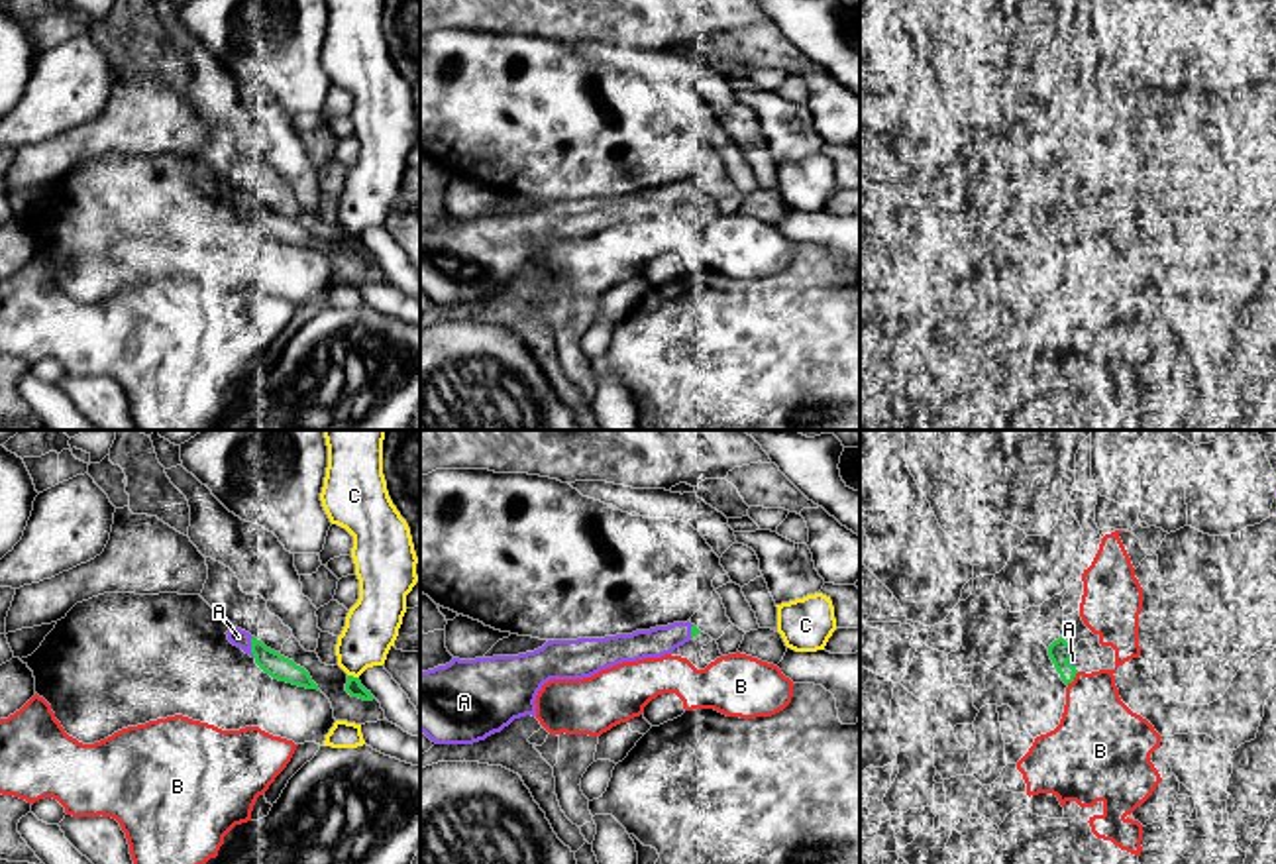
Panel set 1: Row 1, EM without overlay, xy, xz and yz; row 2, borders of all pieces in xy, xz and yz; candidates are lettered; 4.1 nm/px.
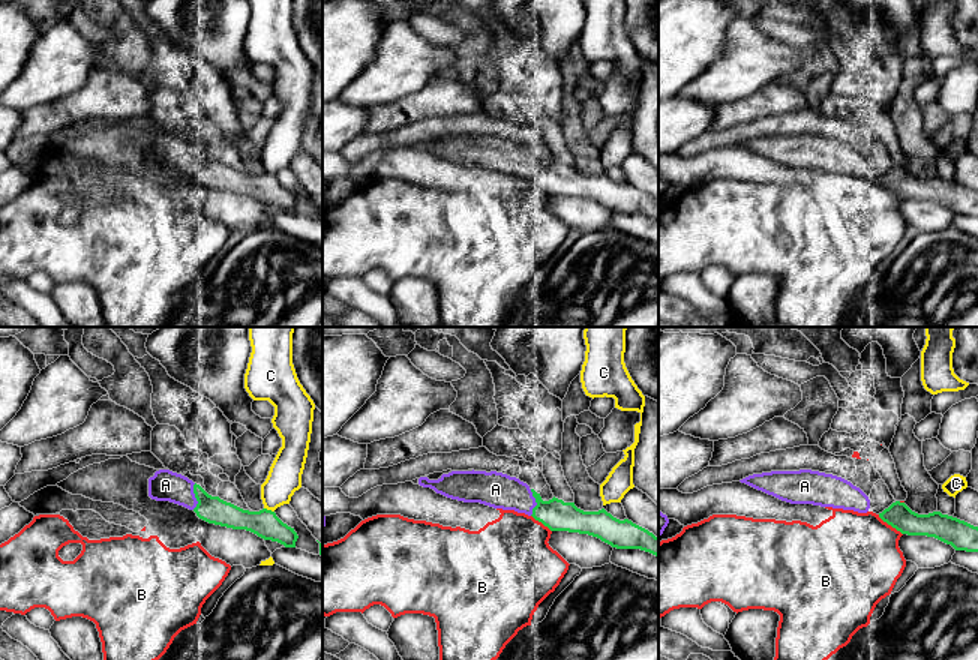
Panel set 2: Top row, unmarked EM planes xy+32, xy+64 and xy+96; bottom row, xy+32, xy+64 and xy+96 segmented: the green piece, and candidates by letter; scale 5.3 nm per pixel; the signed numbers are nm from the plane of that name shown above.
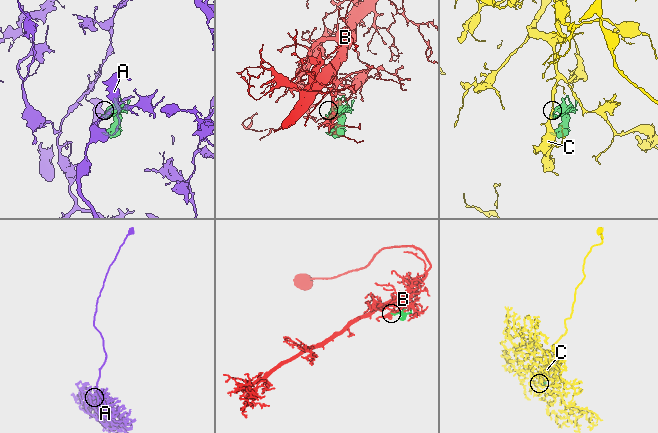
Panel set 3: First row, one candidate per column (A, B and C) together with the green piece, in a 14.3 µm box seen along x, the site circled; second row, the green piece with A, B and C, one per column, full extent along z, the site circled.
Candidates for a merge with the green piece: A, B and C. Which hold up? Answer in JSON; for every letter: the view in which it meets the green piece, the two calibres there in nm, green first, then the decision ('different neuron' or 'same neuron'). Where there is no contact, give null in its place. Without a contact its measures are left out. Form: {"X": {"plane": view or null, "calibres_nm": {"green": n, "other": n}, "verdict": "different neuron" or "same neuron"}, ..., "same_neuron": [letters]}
{"A": {"plane": "xy", "calibres_nm": {"green": 100, "other": 70}, "verdict": "same neuron"}, "B": {"plane": "yz", "calibres_nm": {"green": 100, "other": 340}, "verdict": "different neuron"}, "C": {"plane": "xy", "calibres_nm": {"green": 70, "other": 220}, "verdict": "different neuron"}, "same_neuron": ["A"]}

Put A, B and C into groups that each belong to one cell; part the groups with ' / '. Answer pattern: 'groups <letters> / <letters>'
groups A / B / C

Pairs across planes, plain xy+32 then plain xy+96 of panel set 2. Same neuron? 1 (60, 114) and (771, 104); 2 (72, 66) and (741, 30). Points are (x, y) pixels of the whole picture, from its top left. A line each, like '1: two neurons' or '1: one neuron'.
1: one neuron
2: one neuron

